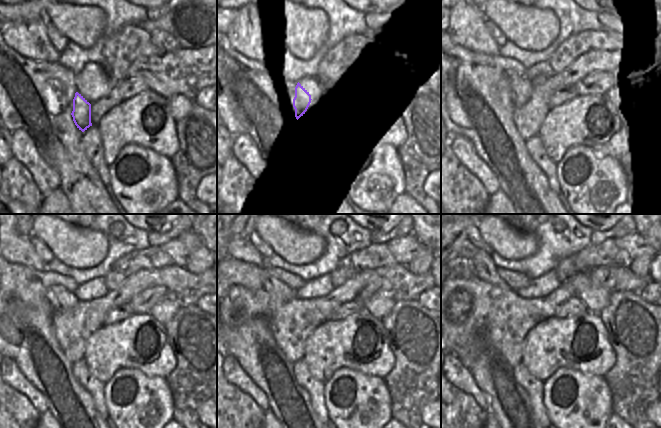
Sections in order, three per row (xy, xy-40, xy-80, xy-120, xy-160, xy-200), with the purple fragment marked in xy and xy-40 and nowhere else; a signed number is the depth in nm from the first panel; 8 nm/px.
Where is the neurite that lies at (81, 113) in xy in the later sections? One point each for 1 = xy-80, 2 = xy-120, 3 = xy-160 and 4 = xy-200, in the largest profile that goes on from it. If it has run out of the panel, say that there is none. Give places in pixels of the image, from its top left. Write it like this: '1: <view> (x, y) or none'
1: xy-80 (521, 86)
2: xy-120 (62, 299)
3: xy-160 (270, 284)
4: xy-200 (482, 263)

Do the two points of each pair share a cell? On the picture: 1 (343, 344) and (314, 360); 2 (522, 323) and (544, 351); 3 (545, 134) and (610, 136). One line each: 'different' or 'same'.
1: same
2: different
3: same

